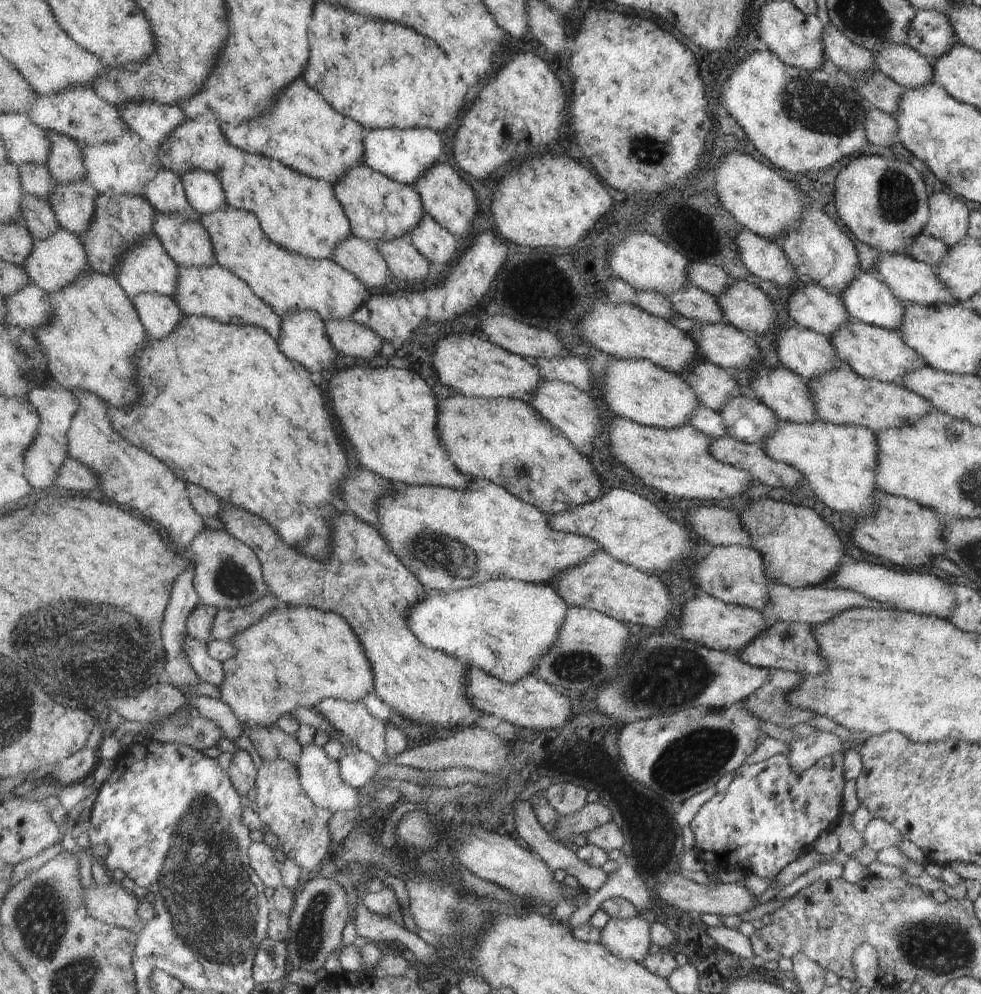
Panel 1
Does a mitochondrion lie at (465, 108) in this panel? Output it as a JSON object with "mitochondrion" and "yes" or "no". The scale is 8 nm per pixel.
{"mitochondrion":"no"}

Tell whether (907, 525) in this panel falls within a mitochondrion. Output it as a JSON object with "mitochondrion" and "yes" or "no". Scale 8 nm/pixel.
{"mitochondrion":"no"}

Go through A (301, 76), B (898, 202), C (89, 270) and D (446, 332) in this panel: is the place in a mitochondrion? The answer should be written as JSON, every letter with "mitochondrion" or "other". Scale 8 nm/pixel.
{"A":"other","B":"mitochondrion","C":"other","D":"other"}

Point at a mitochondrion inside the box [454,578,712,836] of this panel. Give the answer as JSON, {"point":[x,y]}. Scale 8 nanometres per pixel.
{"point":[589,669]}

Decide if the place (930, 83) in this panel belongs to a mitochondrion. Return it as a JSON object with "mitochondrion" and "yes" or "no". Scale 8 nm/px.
{"mitochondrion":"no"}

